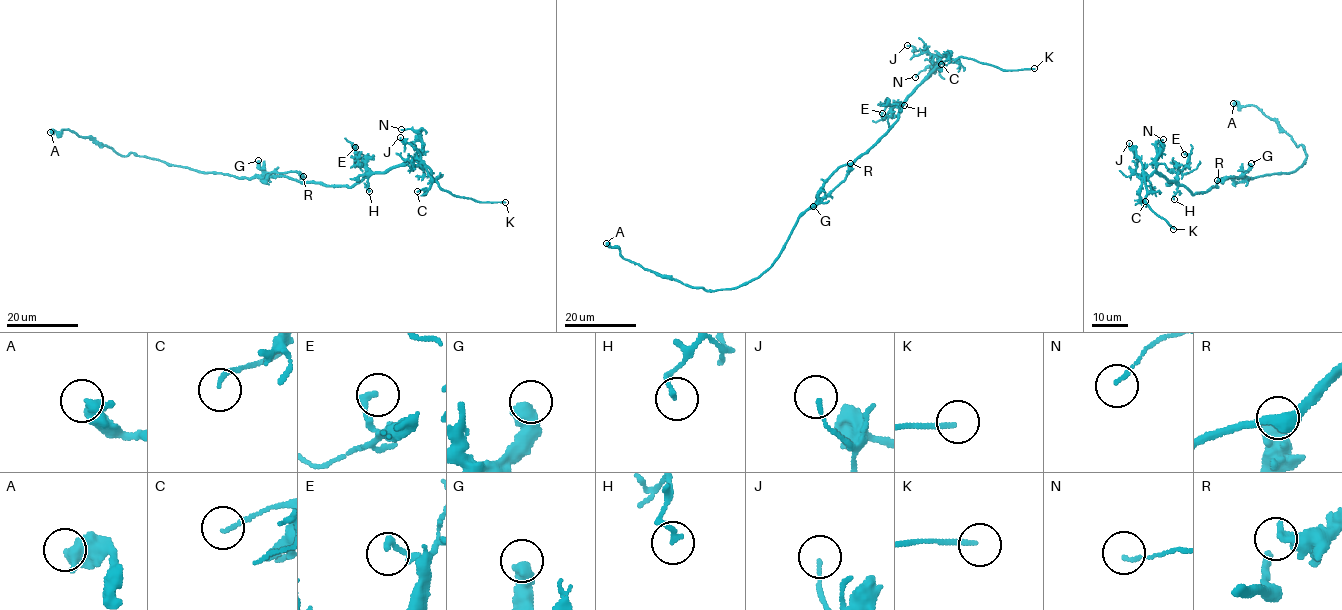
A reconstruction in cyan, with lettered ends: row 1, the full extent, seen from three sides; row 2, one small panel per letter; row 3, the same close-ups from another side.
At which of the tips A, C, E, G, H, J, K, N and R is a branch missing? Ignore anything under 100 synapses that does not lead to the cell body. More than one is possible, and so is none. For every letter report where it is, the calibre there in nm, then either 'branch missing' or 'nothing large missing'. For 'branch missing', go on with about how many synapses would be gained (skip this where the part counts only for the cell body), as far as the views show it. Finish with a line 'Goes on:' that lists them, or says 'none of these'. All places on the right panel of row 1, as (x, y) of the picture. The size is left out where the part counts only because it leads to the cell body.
A: at (1233, 103); 550 nm thick; nothing large missing
C: at (1145, 201); 140 nm thick; nothing large missing
E: at (1184, 154); 240 nm thick; nothing large missing
G: at (1251, 163); 550 nm thick; nothing large missing
H: at (1174, 199); 150 nm thick; nothing large missing
J: at (1129, 143); 110 nm thick; nothing large missing
K: at (1173, 229); 170 nm thick; branch missing
N: at (1163, 139); 120 nm thick; nothing large missing
R: at (1217, 180); 440 nm thick; nothing large missing
Goes on: K

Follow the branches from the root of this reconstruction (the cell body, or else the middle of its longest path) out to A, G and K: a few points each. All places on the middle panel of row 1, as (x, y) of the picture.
A: (821, 187), (775, 262), (733, 288), (707, 291), (663, 278), (624, 259), (606, 243)
G: (821, 187), (825, 195), (813, 206)
K: (821, 187), (839, 168), (852, 163), (892, 127), (903, 103), (943, 57), (964, 56), (1002, 70), (1034, 68)

